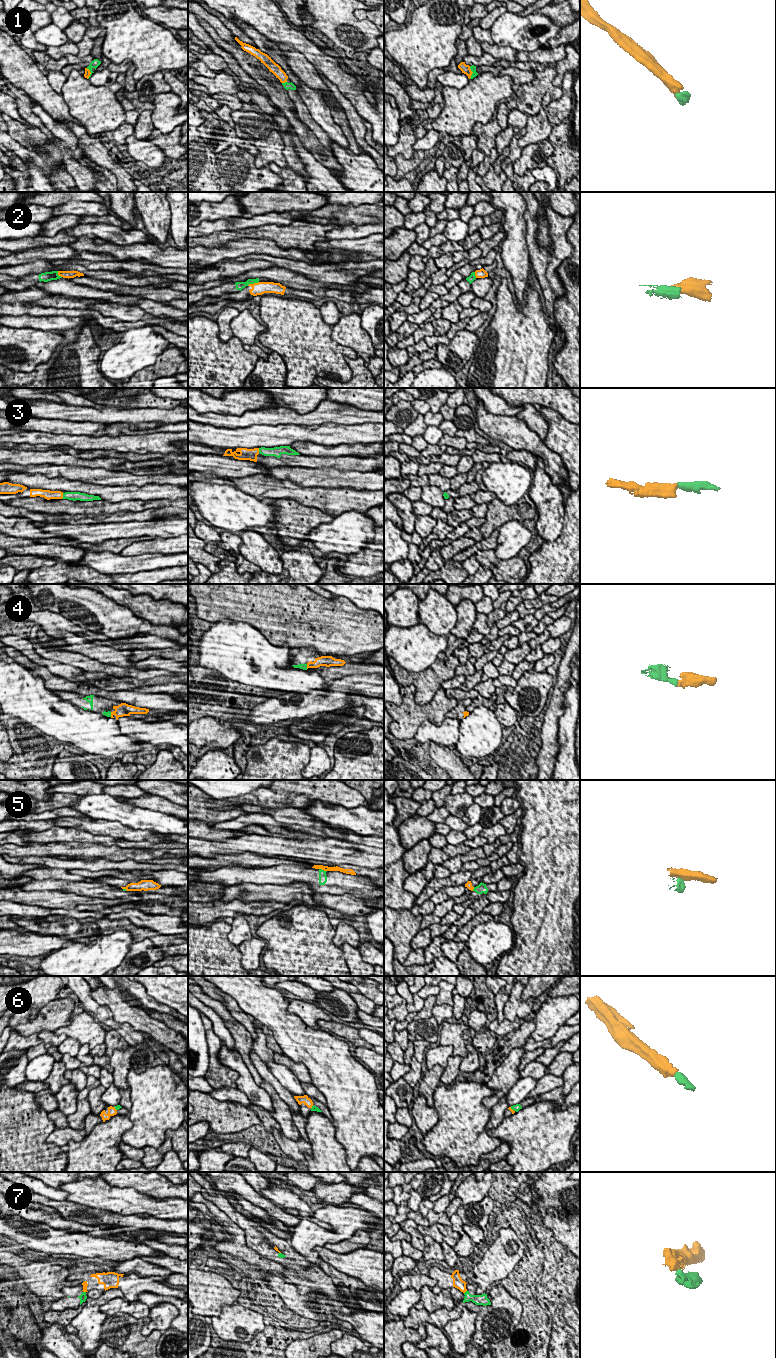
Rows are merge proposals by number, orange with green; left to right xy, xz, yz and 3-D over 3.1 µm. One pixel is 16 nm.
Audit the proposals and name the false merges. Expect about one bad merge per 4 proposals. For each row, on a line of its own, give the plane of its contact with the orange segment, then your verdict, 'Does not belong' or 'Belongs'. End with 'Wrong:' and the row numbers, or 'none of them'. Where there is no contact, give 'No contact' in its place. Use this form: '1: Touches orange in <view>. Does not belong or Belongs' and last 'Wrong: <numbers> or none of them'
1: Touches orange in yz. Belongs
2: Touches orange in xz. Does not belong
3: Touches orange in xy. Belongs
4: Touches orange in xz. Belongs
5: Touches orange in xz. Does not belong
6: Touches orange in yz. Belongs
7: Touches orange in yz. Does not belong
Wrong: 2, 5, 7

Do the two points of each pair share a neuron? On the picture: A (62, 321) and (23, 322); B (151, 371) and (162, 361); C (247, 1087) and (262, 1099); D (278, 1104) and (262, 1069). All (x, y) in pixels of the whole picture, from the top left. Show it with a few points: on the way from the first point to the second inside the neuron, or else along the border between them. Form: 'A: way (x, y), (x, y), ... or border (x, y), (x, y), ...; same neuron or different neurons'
A: way (52, 322), (33, 322); same neuron
B: way (154, 369), (159, 364); same neuron
C: way (251, 1089), (259, 1095); same neuron
D: border (263, 1079), (270, 1084), (283, 1101); different neurons

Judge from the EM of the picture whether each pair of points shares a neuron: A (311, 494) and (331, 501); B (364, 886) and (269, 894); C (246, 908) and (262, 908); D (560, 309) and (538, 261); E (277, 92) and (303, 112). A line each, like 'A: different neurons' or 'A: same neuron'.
A: same neuron
B: different neurons
C: same neuron
D: different neurons
E: different neurons

